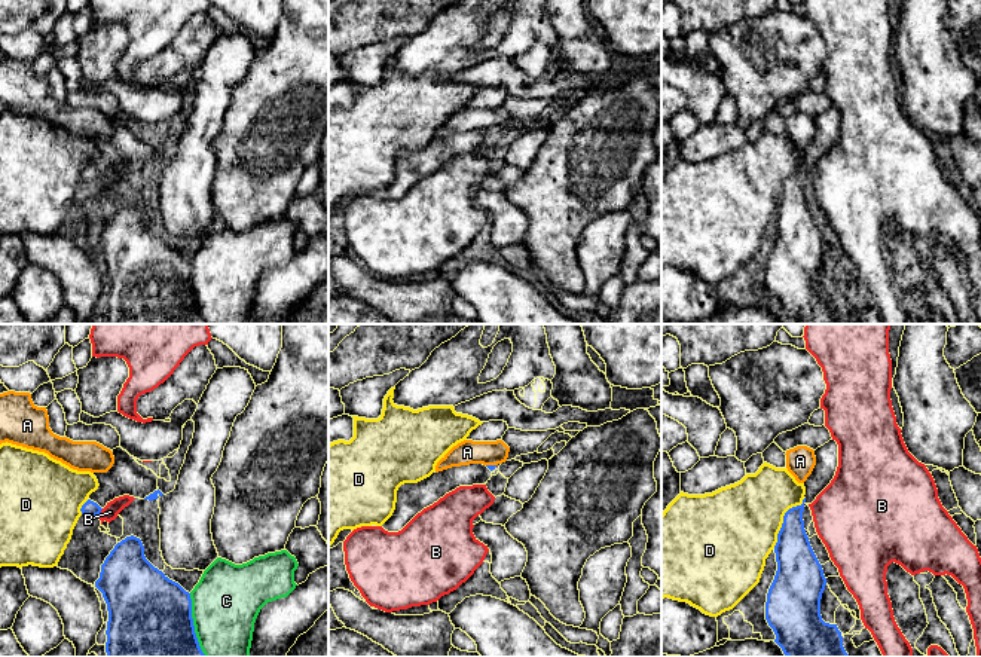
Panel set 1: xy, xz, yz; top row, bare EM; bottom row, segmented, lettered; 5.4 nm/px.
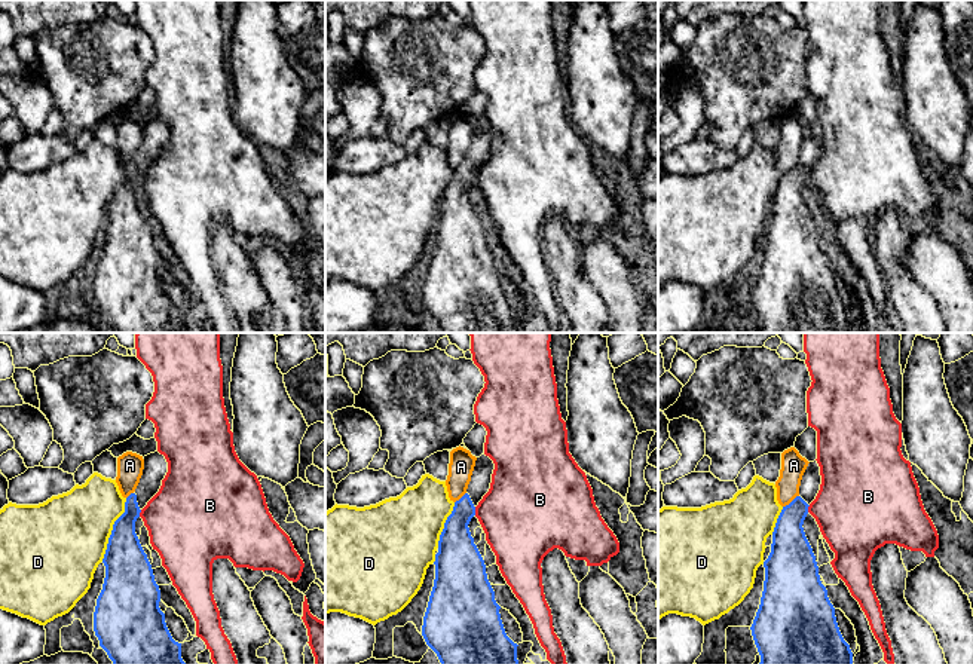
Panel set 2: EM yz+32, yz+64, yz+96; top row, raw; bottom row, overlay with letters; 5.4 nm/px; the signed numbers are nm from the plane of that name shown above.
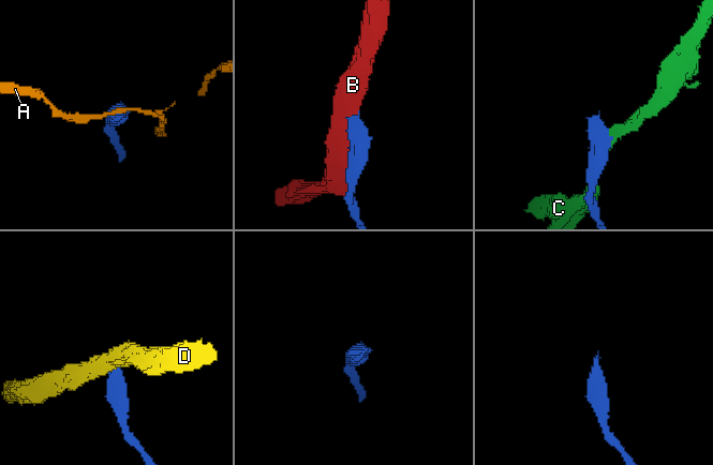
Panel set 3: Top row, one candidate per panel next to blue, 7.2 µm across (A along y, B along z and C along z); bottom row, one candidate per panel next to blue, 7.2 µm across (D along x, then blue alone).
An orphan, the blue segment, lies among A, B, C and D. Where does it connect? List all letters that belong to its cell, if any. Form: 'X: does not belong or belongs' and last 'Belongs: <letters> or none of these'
A: does not belong
B: does not belong
C: does not belong
D: does not belong
Belongs: none of these

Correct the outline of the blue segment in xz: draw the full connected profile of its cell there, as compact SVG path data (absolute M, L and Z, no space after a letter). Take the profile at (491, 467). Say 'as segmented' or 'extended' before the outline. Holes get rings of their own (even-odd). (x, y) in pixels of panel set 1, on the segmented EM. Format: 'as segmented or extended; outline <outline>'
extended; outline M470 464L452 467L418 483L404 483L397 491L392 516L382 525L388 532L401 531L418 513L459 486L485 485L496 465Z

